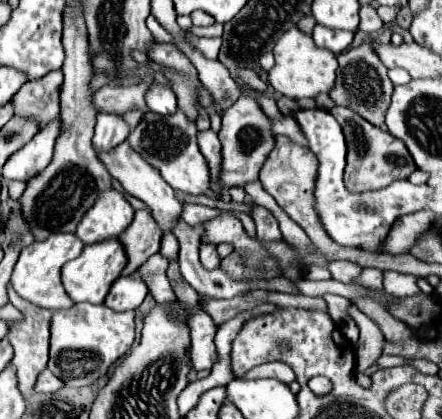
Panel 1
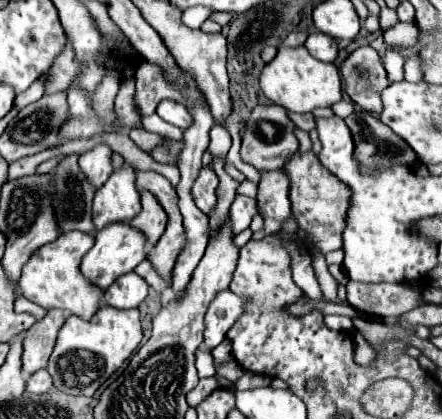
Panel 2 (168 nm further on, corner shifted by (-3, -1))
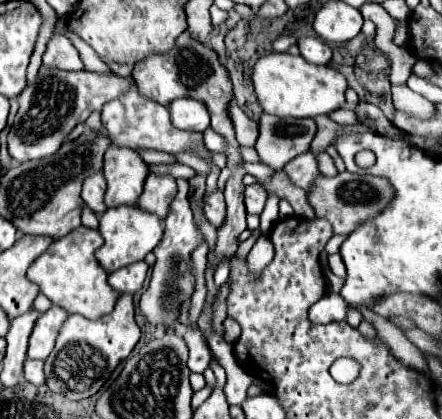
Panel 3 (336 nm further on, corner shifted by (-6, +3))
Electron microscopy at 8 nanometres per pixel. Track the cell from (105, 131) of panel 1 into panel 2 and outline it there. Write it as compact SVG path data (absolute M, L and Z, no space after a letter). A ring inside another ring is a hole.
M98 144L96 148L92 148L90 152L82 154L78 164L80 164L80 170L84 172L86 180L98 190L112 174L112 150L106 146L106 144Z

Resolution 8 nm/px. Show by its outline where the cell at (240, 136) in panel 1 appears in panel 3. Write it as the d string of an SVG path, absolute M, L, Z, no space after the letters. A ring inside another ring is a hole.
M263 112L255 150L263 164L277 170L309 150L315 130L313 118L279 118Z

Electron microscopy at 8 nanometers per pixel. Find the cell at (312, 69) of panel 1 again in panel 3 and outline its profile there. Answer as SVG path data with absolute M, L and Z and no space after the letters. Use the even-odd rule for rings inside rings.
M287 52L263 56L253 70L253 86L259 98L259 104L265 112L275 116L293 116L293 118L313 118L319 114L329 114L345 104L345 92L349 88L345 76L335 70L331 64L317 66L309 64L303 56L291 56Z

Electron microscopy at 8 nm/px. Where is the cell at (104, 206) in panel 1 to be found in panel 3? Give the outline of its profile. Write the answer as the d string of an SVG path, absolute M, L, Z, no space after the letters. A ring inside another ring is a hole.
M111 146L105 152L103 174L107 180L105 206L135 206L139 194L143 192L149 166L141 160L141 156L135 150Z

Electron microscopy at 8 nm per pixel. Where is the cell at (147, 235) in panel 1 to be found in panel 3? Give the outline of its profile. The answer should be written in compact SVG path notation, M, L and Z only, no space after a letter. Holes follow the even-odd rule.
M149 174L145 180L145 190L139 196L137 206L159 216L161 220L165 220L167 212L169 212L169 204L175 198L175 192L177 192L175 178Z

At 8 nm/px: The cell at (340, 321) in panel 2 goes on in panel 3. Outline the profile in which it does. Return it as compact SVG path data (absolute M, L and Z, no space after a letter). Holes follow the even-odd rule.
M328 292L323 300L317 301L309 308L309 320L313 324L328 324L343 321L346 318L348 304L338 293Z

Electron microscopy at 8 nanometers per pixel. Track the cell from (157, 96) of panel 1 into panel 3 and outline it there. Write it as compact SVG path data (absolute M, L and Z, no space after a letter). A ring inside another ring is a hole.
M181 98L169 104L171 122L179 130L187 132L203 132L209 126L209 112L201 102L191 98Z

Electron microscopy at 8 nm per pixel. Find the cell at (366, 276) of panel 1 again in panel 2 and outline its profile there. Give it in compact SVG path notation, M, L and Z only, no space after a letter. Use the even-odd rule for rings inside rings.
M346 284L346 300L362 314L400 316L420 306L420 294L406 284Z

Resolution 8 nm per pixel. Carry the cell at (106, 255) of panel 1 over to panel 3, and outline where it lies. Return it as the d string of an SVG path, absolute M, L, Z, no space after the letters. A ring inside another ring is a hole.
M109 208L99 220L99 232L103 234L105 244L95 252L95 258L99 260L101 268L111 274L119 268L143 260L145 254L149 254L159 244L163 236L163 226L159 218L143 212L141 208Z

